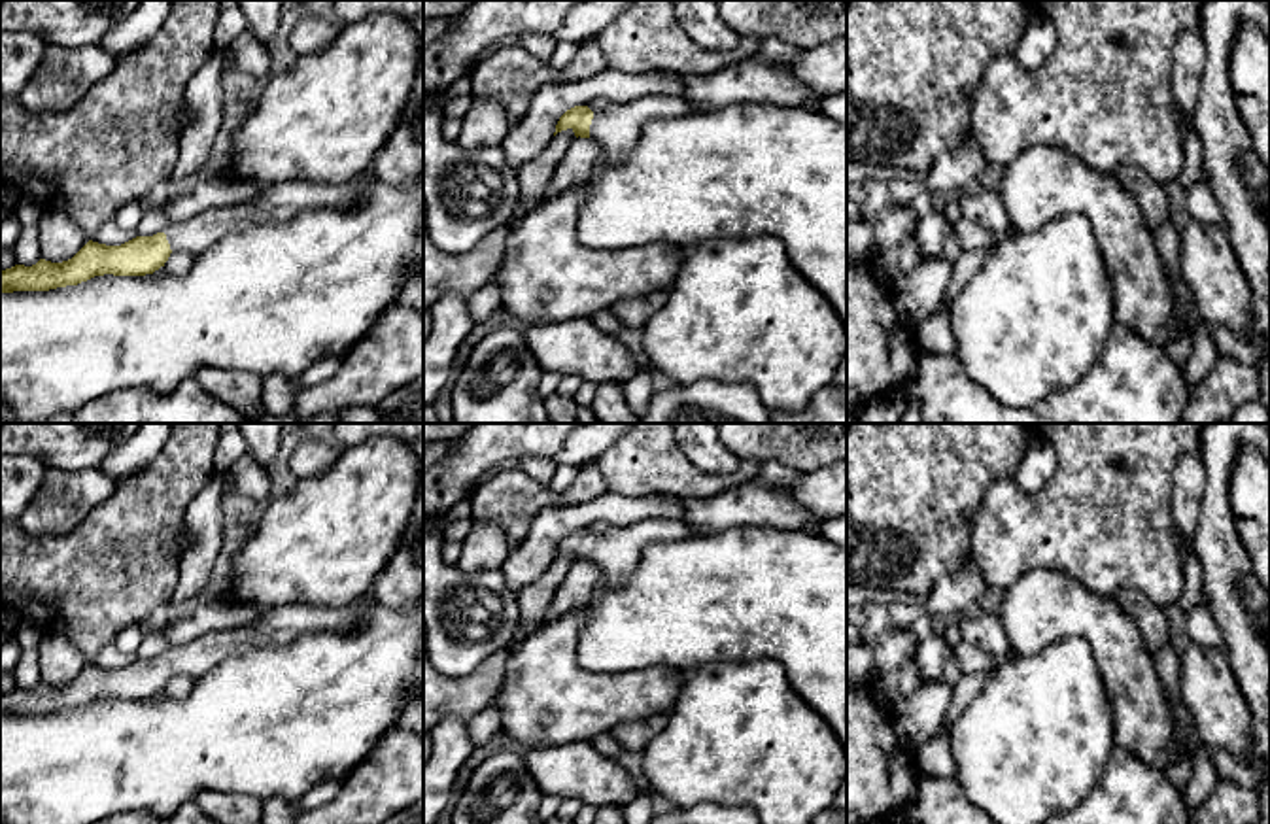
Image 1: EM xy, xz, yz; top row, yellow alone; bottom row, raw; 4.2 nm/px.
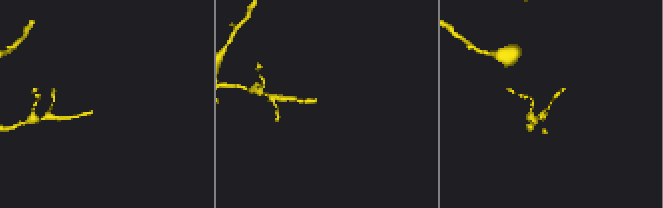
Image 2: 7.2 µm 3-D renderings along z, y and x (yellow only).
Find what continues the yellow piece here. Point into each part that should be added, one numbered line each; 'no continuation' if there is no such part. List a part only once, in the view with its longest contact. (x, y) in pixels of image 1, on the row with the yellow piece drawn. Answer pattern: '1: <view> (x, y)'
1: xz (618, 127)

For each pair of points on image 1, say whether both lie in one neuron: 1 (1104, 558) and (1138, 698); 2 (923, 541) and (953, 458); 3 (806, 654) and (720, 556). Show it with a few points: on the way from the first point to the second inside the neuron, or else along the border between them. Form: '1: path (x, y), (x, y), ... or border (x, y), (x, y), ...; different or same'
1: border (1070, 577), (1089, 590), (1110, 598); different
2: path (923, 520), (923, 488), (932, 479); same
3: path (785, 630), (777, 622), (775, 611), (745, 581); same

